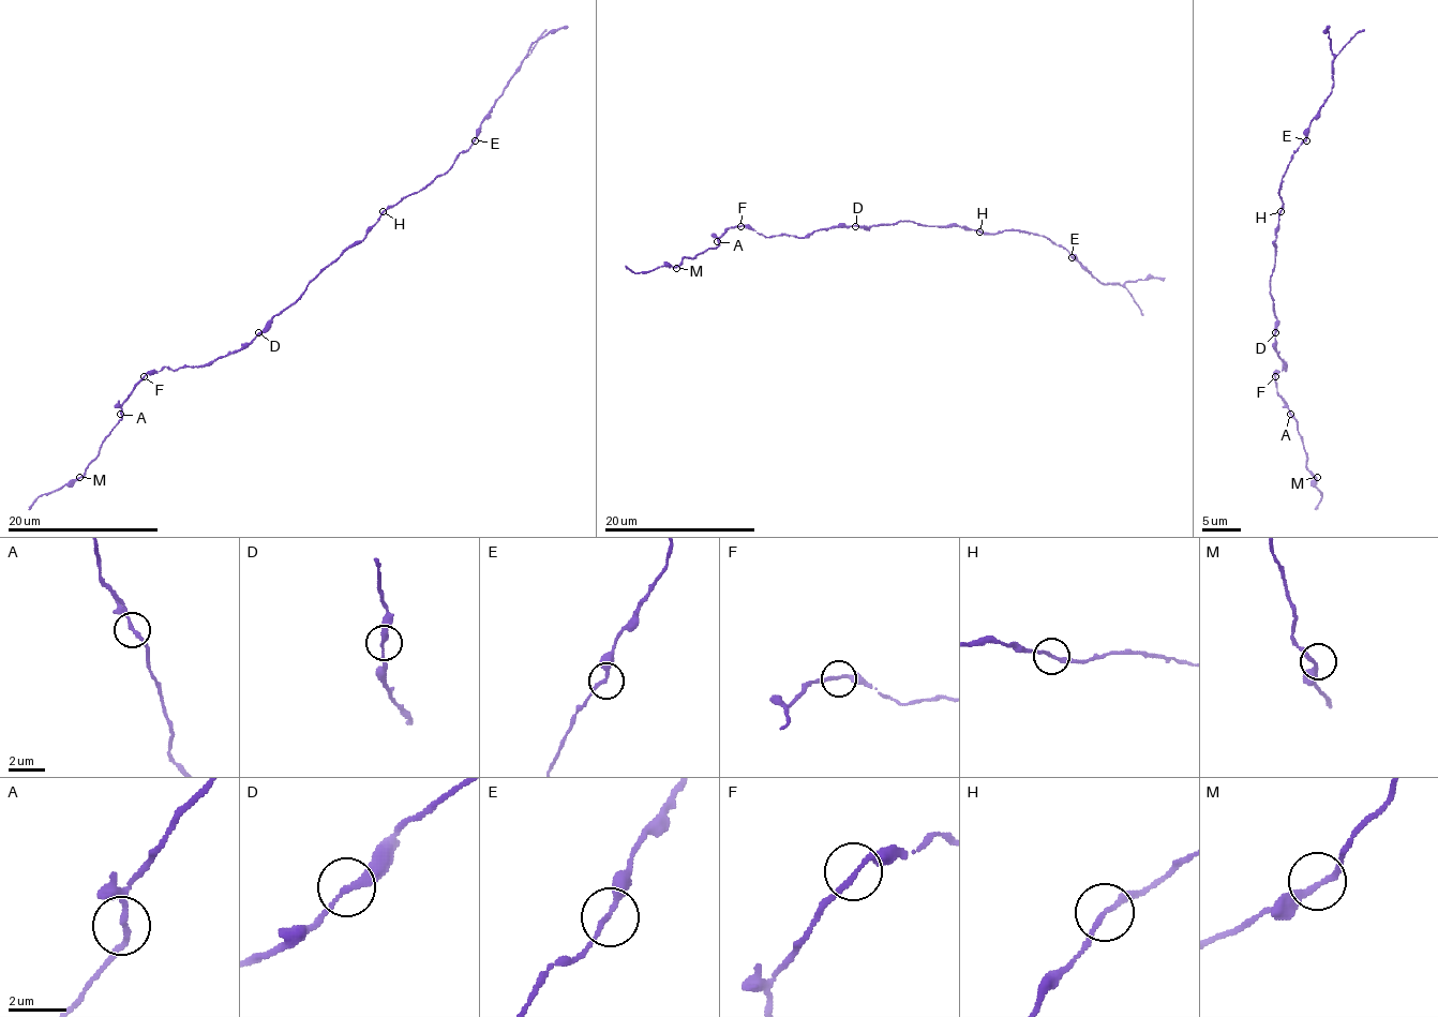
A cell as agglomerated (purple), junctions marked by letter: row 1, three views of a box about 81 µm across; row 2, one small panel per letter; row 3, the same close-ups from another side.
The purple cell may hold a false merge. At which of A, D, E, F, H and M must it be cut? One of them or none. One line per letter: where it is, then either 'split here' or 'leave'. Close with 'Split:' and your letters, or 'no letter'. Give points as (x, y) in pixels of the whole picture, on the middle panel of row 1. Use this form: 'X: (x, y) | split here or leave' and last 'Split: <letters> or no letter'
A: (717, 241) | leave
D: (855, 226) | leave
E: (1072, 257) | leave
F: (740, 226) | leave
H: (979, 232) | leave
M: (676, 268) | leave
Split: no letter

